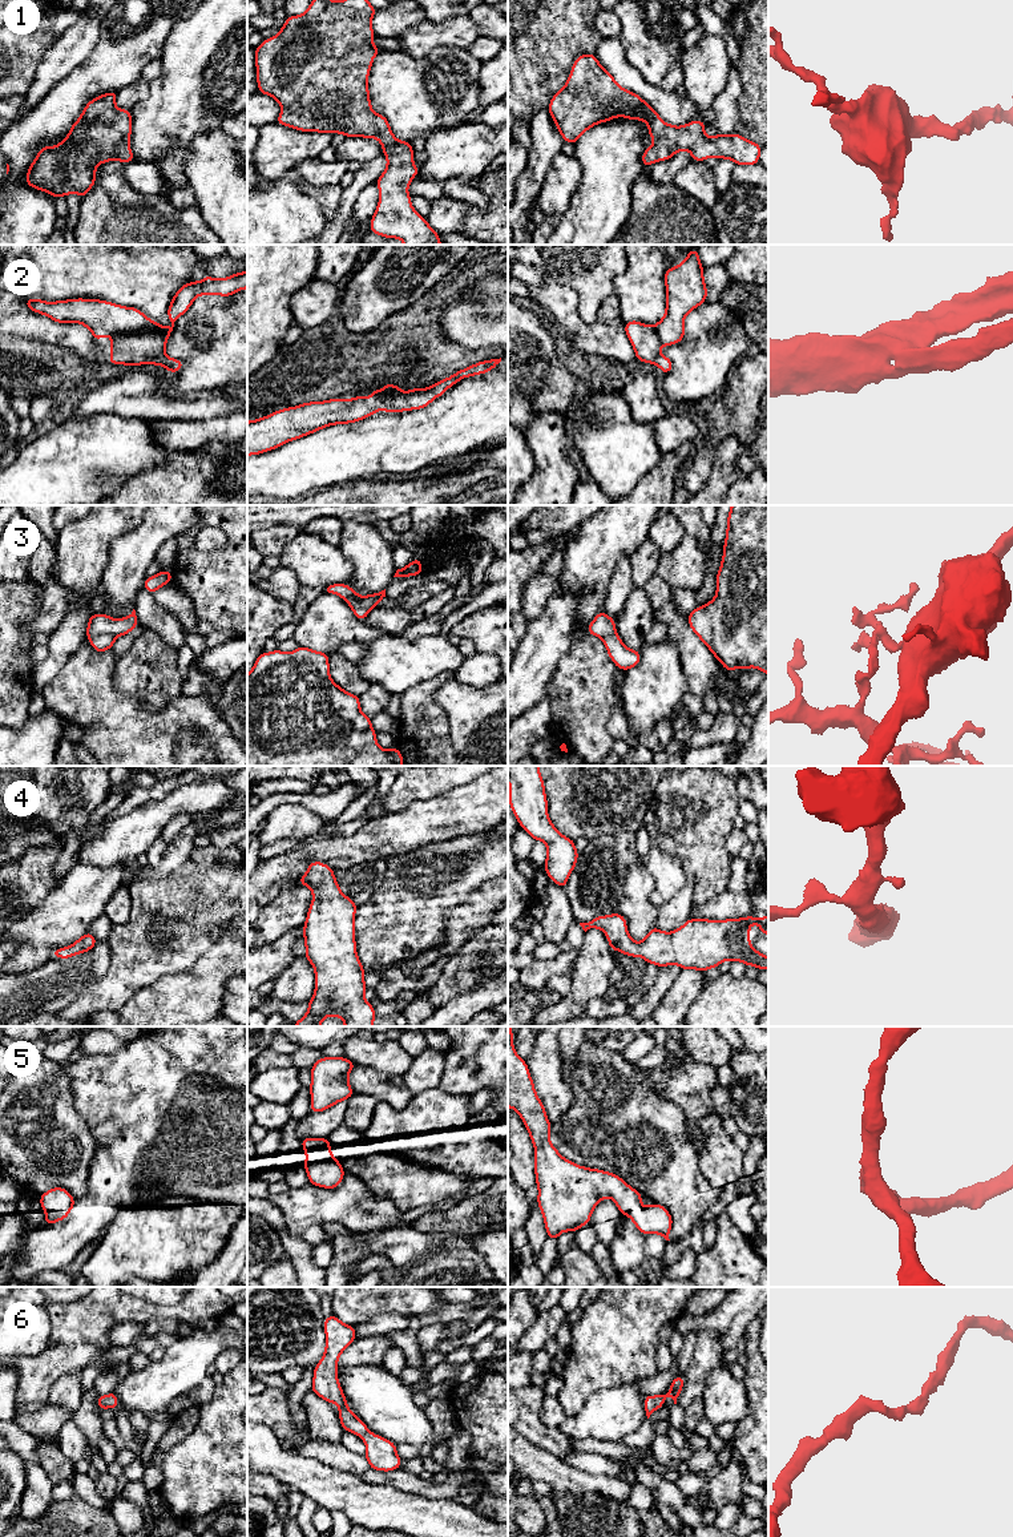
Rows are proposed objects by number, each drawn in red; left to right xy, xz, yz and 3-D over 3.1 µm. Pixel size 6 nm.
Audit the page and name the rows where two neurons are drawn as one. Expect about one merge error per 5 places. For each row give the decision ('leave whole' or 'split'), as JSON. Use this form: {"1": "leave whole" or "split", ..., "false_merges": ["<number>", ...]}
{"1": "leave whole", "2": "leave whole", "3": "split", "4": "leave whole", "5": "leave whole", "6": "leave whole", "false_merges": ["3"]}

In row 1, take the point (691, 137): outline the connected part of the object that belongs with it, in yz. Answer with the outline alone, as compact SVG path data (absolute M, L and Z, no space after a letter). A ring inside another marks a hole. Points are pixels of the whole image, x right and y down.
M593 53L577 57L566 84L552 97L548 110L562 138L570 144L576 144L589 128L616 117L642 120L654 140L642 154L643 168L669 160L679 150L689 150L693 161L717 157L736 165L759 164L762 146L738 133L707 137L702 120L683 126L665 124L638 94L619 86Z

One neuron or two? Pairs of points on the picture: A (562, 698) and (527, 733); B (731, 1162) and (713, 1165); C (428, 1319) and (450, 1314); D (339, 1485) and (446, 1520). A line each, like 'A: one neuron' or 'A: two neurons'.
A: two neurons
B: one neuron
C: one neuron
D: one neuron

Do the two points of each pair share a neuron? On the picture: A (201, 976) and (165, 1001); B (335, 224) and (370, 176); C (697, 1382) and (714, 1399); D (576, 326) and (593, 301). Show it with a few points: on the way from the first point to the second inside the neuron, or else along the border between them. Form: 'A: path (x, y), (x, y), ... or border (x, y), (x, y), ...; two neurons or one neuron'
A: path (192, 985), (174, 1000); one neuron
B: path (344, 212), (350, 194), (358, 186); one neuron
C: border (723, 1364), (709, 1374), (703, 1391), (699, 1395); two neurons
D: border (569, 287), (577, 295), (577, 313), (594, 323); two neurons

